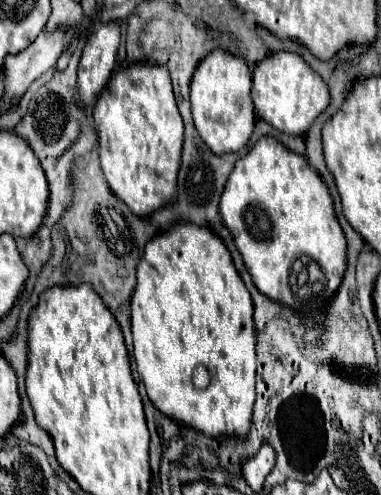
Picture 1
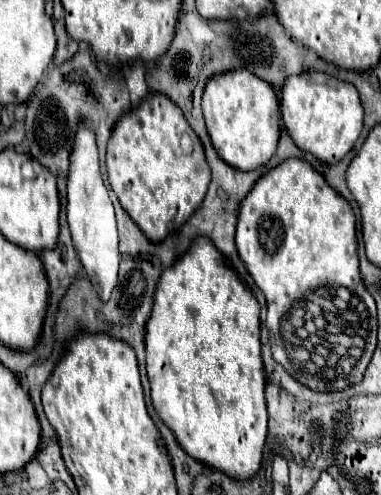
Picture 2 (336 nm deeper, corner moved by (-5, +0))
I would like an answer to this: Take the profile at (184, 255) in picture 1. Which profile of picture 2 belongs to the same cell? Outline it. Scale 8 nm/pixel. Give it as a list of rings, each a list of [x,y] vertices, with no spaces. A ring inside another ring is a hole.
[[[197,237],[193,241],[193,245],[187,249],[187,253],[181,255],[169,269],[163,271],[163,275],[157,283],[155,297],[153,297],[153,311],[151,311],[151,317],[145,327],[147,377],[149,377],[149,385],[151,385],[151,401],[153,401],[157,415],[173,431],[173,435],[177,437],[181,447],[185,447],[185,451],[189,451],[189,455],[193,455],[195,459],[201,459],[209,467],[219,469],[235,479],[249,479],[261,467],[261,451],[263,451],[265,437],[267,437],[267,407],[265,407],[265,395],[263,395],[265,371],[263,371],[263,359],[261,359],[261,347],[259,347],[259,325],[261,325],[259,305],[257,305],[257,299],[253,297],[251,289],[239,281],[237,273],[227,265],[225,255],[213,243],[209,243],[207,237]]]

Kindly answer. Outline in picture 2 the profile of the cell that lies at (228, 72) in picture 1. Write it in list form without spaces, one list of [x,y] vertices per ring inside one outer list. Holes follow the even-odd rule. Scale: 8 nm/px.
[[[247,69],[213,75],[205,85],[201,105],[213,147],[227,165],[253,171],[273,157],[281,133],[281,115],[279,97],[267,81]]]

